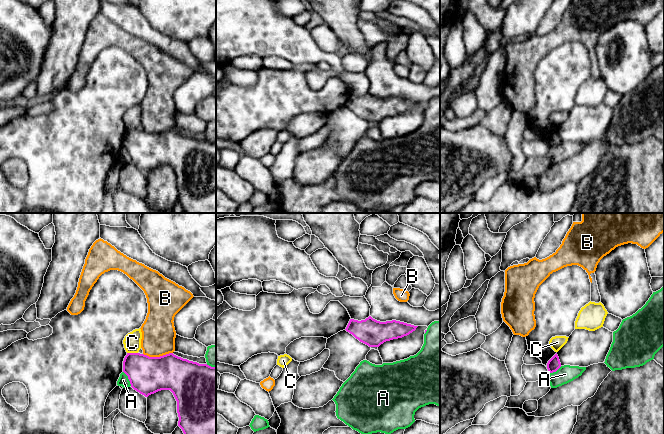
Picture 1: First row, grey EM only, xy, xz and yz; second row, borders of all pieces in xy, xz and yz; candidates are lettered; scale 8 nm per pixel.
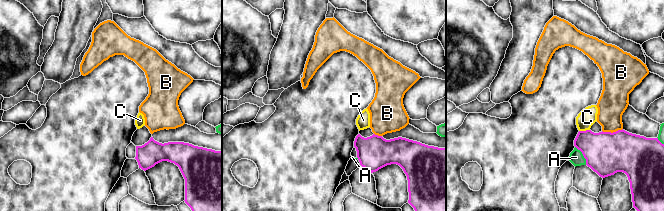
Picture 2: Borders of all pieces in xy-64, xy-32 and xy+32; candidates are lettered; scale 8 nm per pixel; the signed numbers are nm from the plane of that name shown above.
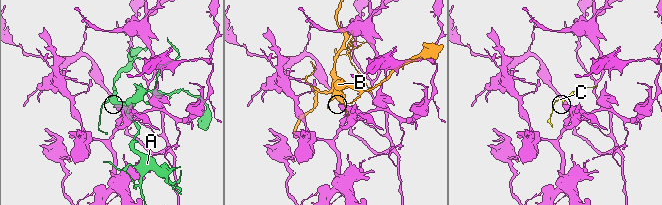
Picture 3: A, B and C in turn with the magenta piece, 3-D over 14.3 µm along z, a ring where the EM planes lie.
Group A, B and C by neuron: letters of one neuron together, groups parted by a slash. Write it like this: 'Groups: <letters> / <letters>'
Groups: A / B / C

